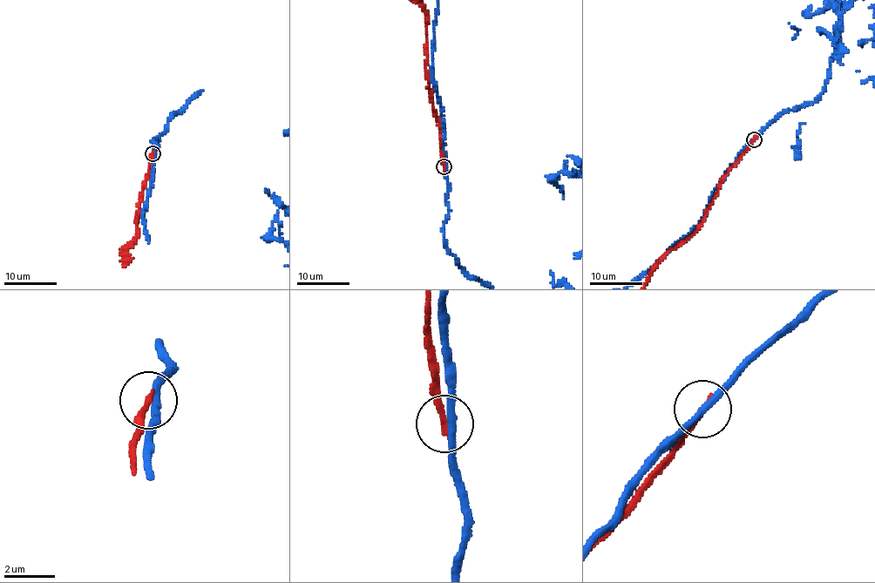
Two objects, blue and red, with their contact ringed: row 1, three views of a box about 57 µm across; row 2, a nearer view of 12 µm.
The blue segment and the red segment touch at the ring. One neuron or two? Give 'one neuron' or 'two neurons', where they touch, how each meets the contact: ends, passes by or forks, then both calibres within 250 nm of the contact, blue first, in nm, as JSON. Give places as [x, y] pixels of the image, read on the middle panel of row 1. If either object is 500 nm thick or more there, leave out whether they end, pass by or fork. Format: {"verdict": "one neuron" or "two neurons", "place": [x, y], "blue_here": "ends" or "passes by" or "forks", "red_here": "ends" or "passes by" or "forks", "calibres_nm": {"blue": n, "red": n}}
{"verdict": "two neurons", "place": [444, 166], "blue_here": "passes by", "red_here": "ends", "calibres_nm": {"blue": 280, "red": 240}}

